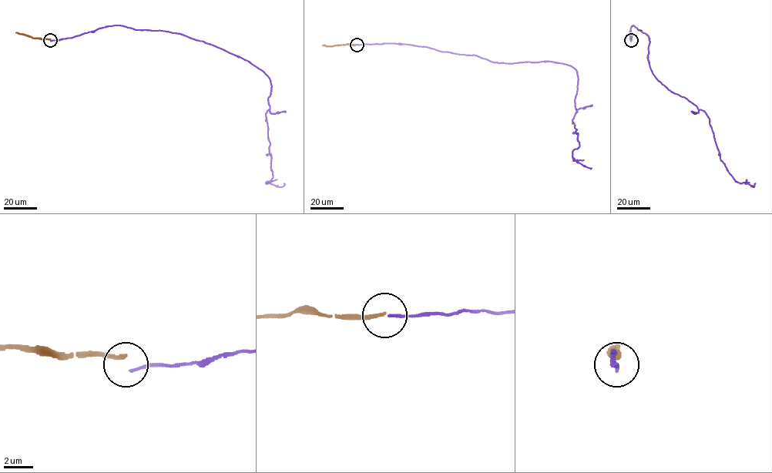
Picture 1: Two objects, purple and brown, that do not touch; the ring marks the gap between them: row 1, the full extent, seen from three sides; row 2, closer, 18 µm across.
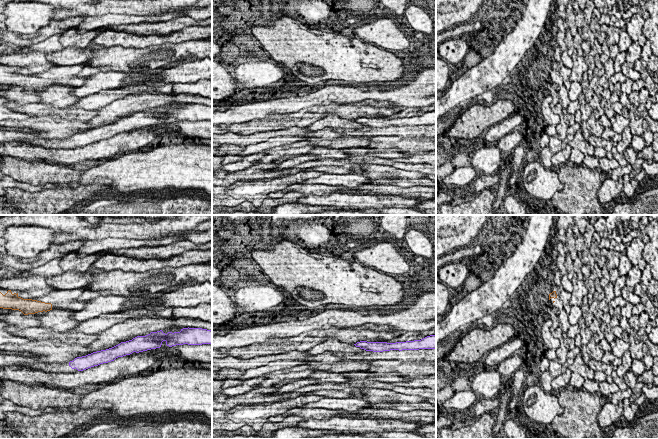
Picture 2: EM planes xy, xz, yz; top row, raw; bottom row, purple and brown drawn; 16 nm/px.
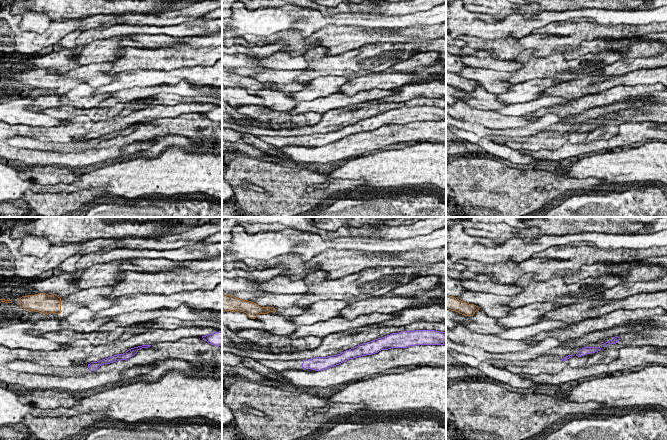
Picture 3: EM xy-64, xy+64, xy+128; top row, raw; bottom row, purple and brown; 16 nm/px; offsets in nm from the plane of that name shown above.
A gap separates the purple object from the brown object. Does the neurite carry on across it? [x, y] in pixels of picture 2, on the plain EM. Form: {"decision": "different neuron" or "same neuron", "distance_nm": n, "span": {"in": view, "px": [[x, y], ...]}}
{"decision": "different neuron", "distance_nm": 850, "span": {"in": "xy", "px": [[75, 134], [51, 85]]}}

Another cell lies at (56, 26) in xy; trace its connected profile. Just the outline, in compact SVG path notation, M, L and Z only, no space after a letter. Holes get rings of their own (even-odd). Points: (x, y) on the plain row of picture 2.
M76 16L76 17L69 17L64 24L61 20L51 20L50 25L50 36L53 36L57 33L65 33L70 28L74 28L78 26L82 21L84 17L82 16Z

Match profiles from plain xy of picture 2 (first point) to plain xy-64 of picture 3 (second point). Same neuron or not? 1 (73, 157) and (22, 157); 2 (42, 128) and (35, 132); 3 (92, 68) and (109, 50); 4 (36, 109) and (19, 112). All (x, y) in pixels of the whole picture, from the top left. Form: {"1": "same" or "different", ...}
{"1": "same", "2": "same", "3": "different", "4": "different"}

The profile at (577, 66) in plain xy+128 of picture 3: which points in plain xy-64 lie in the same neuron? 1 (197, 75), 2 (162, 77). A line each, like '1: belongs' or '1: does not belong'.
1: does not belong
2: does not belong

